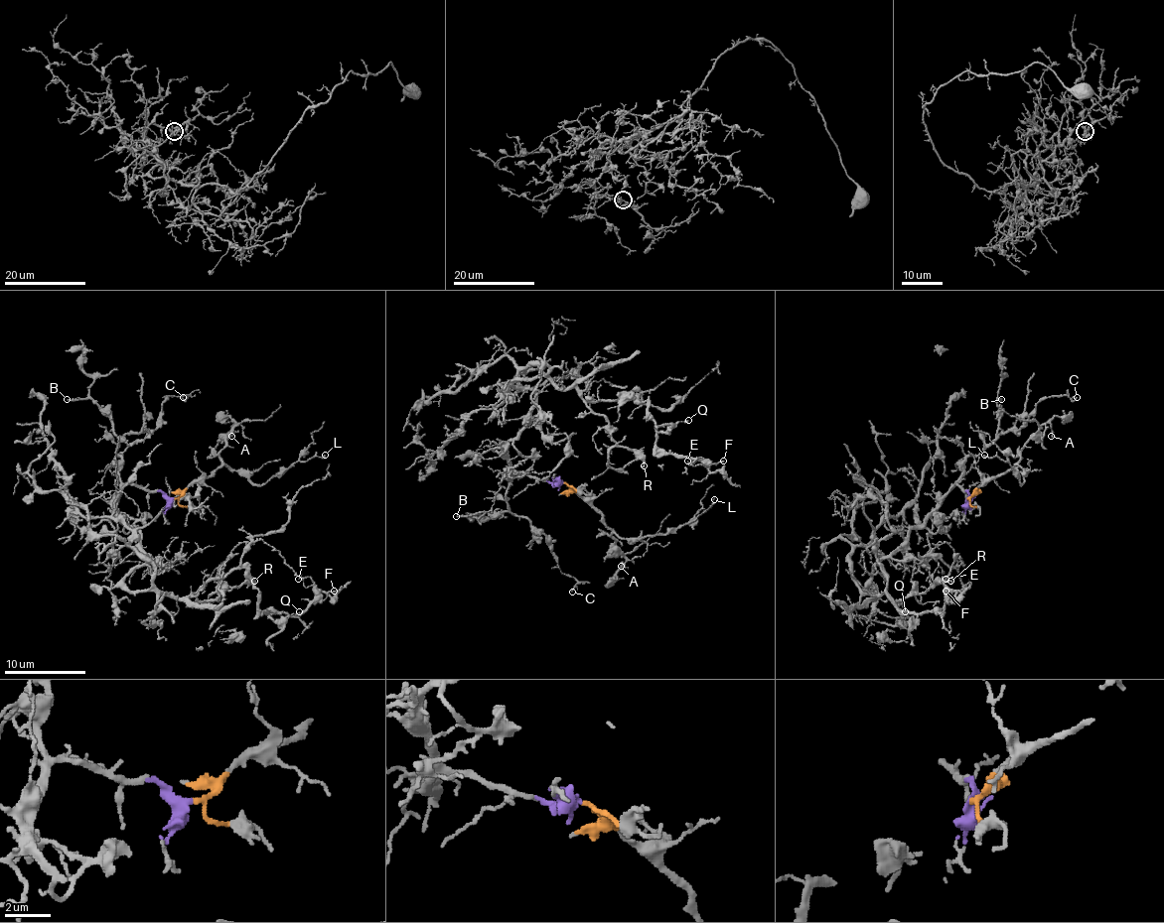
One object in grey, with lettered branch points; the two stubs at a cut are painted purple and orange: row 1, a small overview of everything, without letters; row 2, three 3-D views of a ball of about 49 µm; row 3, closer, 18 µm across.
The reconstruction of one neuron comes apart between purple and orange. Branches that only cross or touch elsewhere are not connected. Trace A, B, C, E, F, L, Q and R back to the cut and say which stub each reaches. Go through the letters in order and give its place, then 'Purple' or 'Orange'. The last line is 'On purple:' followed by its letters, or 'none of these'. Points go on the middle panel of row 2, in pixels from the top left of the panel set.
A: Place: (621, 566). Orange
B: Place: (456, 516). Purple
C: Place: (572, 592). Purple
E: Place: (687, 461). Purple
F: Place: (723, 461). Purple
L: Place: (714, 499). Orange
Q: Place: (688, 420). Purple
R: Place: (644, 465). Purple
On purple: B, C, E, F, Q, R

